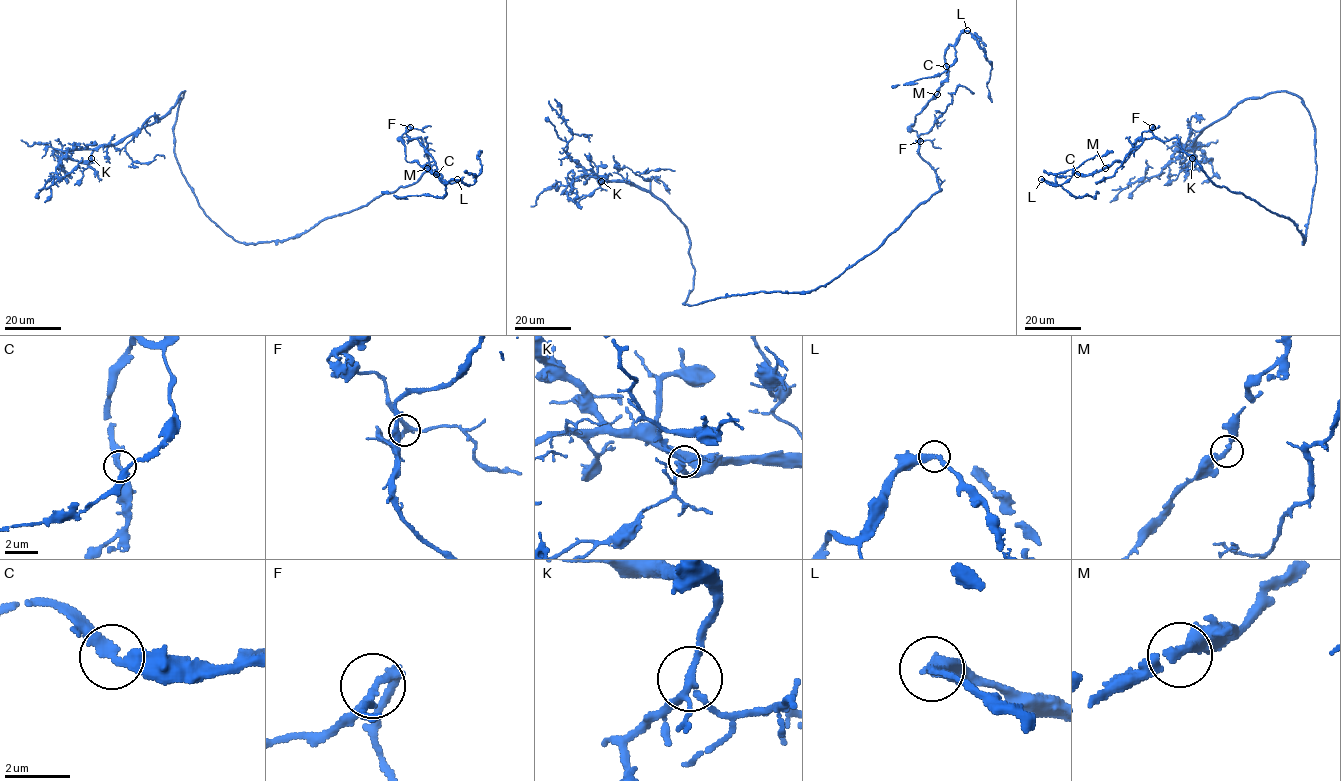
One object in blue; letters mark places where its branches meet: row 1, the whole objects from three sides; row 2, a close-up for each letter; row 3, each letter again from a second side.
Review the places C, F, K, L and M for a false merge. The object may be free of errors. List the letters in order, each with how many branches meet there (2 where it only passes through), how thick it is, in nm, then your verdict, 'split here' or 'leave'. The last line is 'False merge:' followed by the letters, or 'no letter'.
C: 2 | 280 nm | leave
F: 3 | 240 nm | leave
K: 4 | 240 nm | leave
L: 2 | 240 nm | leave
M: 2 | 280 nm | leave
False merge: no letter

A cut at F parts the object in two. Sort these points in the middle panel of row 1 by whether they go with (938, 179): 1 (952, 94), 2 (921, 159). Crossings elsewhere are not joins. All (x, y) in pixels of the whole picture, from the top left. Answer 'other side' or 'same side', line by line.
1: same side
2: same side

